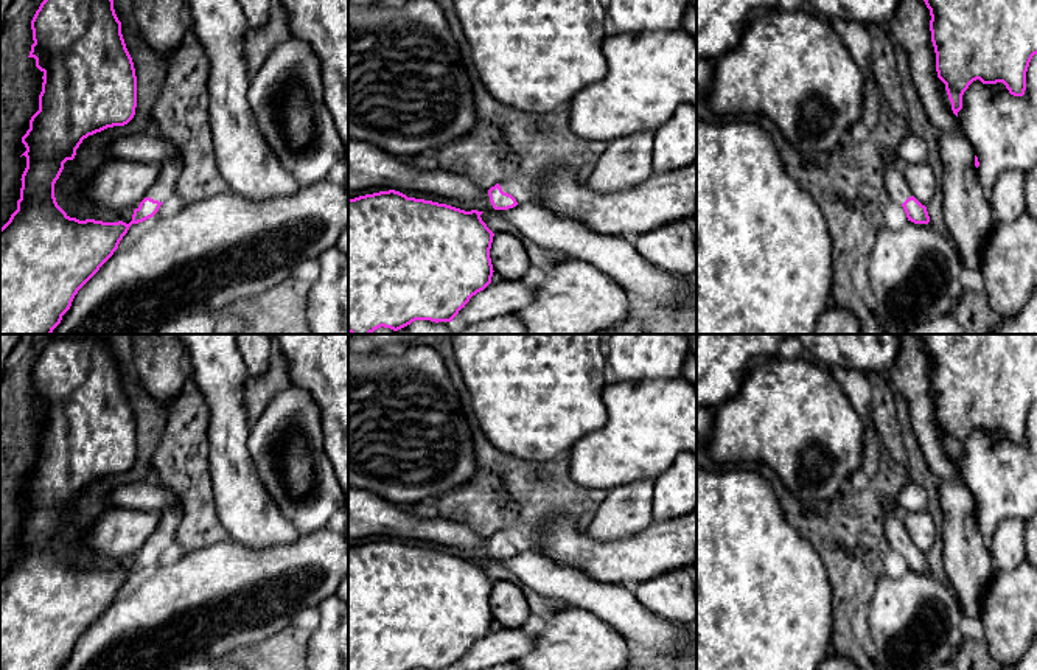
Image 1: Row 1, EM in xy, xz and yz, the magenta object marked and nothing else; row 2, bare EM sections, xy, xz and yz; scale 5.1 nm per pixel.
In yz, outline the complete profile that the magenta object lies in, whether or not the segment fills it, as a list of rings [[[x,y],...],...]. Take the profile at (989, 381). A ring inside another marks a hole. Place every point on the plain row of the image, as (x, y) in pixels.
[[[920,334],[930,358],[931,390],[937,426],[945,432],[951,459],[958,465],[962,443],[979,427],[1003,431],[1011,443],[1023,445],[1026,420],[1037,403],[1037,334]]]

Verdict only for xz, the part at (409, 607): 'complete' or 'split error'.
complete

